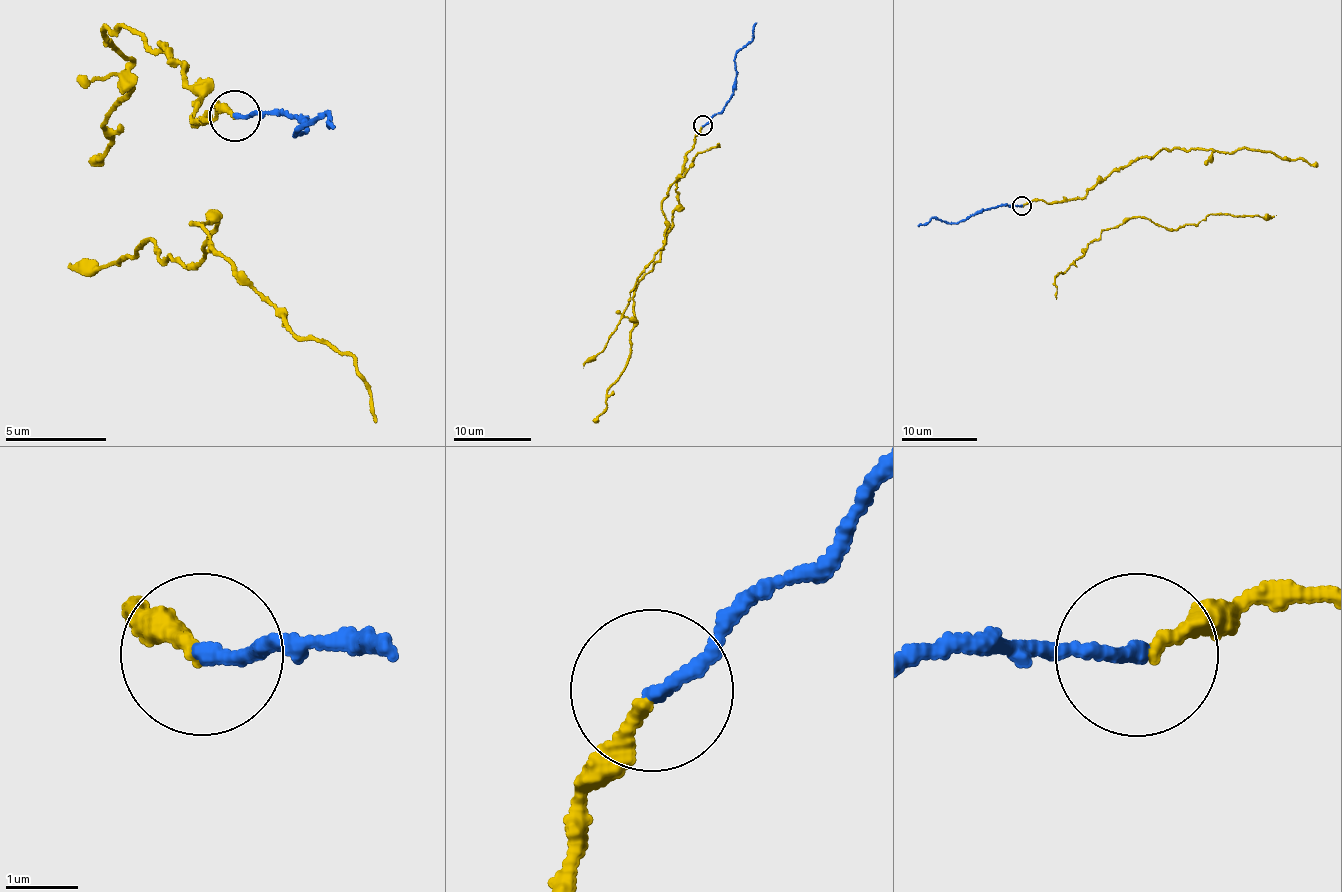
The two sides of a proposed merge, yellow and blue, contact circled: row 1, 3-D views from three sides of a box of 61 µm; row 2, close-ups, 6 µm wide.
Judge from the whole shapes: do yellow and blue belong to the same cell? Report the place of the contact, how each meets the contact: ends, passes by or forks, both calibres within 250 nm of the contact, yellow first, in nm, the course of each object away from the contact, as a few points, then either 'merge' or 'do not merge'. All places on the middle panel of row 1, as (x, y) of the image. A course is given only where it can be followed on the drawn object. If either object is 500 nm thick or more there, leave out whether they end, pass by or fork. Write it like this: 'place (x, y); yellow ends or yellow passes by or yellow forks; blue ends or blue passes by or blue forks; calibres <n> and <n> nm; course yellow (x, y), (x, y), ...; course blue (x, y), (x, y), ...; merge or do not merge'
place (703, 125); yellow ends; blue ends; calibres 190 and 200 nm; course yellow (703, 127), (687, 154), (660, 258), (633, 297), (628, 363), (595, 422); course blue (703, 125), (730, 98), (737, 73), (735, 54), (751, 39), (757, 23); merge

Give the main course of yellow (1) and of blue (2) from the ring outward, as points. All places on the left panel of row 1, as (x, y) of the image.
1: (237, 118), (218, 105), (198, 122), (201, 96), (161, 49), (107, 27), (136, 86), (115, 106), (96, 163)
2: (236, 117), (280, 109), (306, 127), (295, 131), (325, 115), (336, 125)

